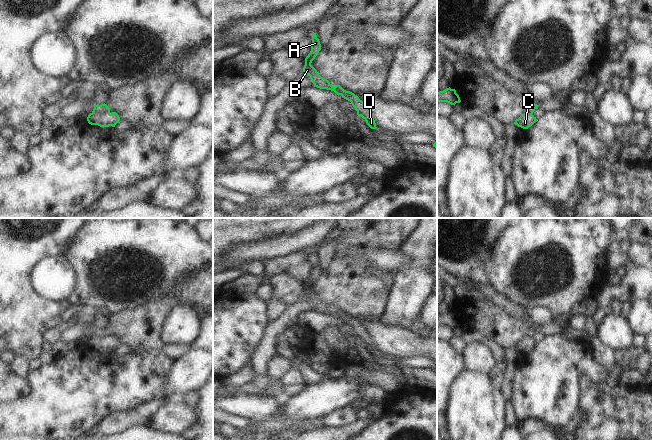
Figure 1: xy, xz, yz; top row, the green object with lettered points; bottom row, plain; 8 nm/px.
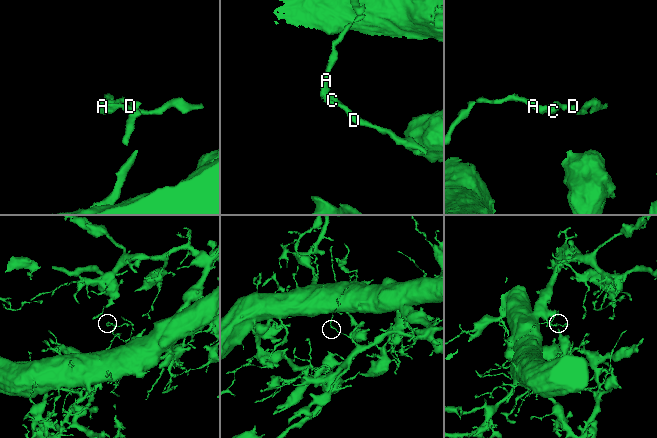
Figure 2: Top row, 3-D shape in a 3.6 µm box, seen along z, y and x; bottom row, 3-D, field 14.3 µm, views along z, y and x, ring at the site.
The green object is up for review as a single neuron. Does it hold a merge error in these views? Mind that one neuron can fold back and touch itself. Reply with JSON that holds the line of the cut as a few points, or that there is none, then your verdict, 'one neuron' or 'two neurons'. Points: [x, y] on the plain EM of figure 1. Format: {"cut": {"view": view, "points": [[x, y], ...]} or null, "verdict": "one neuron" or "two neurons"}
{"cut": null, "verdict": "one neuron"}

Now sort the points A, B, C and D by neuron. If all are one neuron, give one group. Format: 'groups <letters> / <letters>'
groups A B C D

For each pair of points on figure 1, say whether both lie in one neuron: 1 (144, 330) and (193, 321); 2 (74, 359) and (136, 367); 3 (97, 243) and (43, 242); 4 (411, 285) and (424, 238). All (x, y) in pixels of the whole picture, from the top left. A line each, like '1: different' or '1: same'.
1: different
2: same
3: different
4: same

